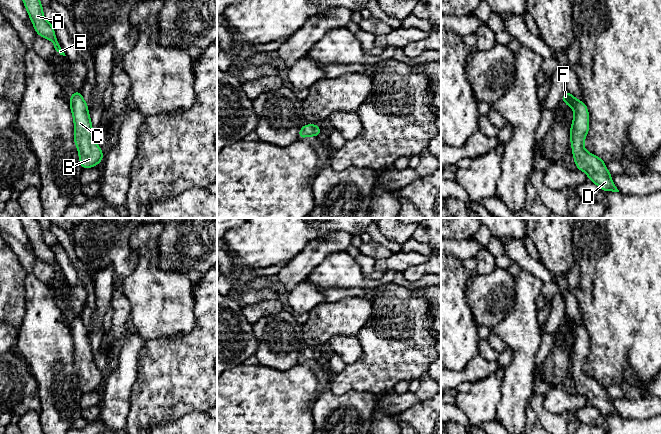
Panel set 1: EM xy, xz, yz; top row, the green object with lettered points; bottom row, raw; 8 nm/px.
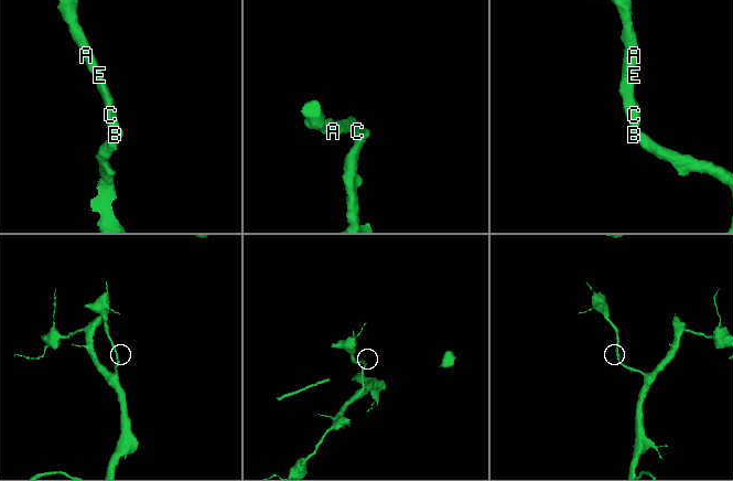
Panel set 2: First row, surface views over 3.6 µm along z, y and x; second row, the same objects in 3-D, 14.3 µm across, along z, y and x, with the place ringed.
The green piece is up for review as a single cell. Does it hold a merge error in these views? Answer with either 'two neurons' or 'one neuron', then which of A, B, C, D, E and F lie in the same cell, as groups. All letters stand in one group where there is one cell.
one neuron; groups A B C D E F

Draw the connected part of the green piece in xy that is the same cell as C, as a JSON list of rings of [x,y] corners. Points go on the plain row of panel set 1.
[[[75,315],[69,324],[74,344],[74,367],[78,373],[79,386],[83,393],[94,391],[101,387],[104,378],[94,363],[88,329],[79,315]]]

